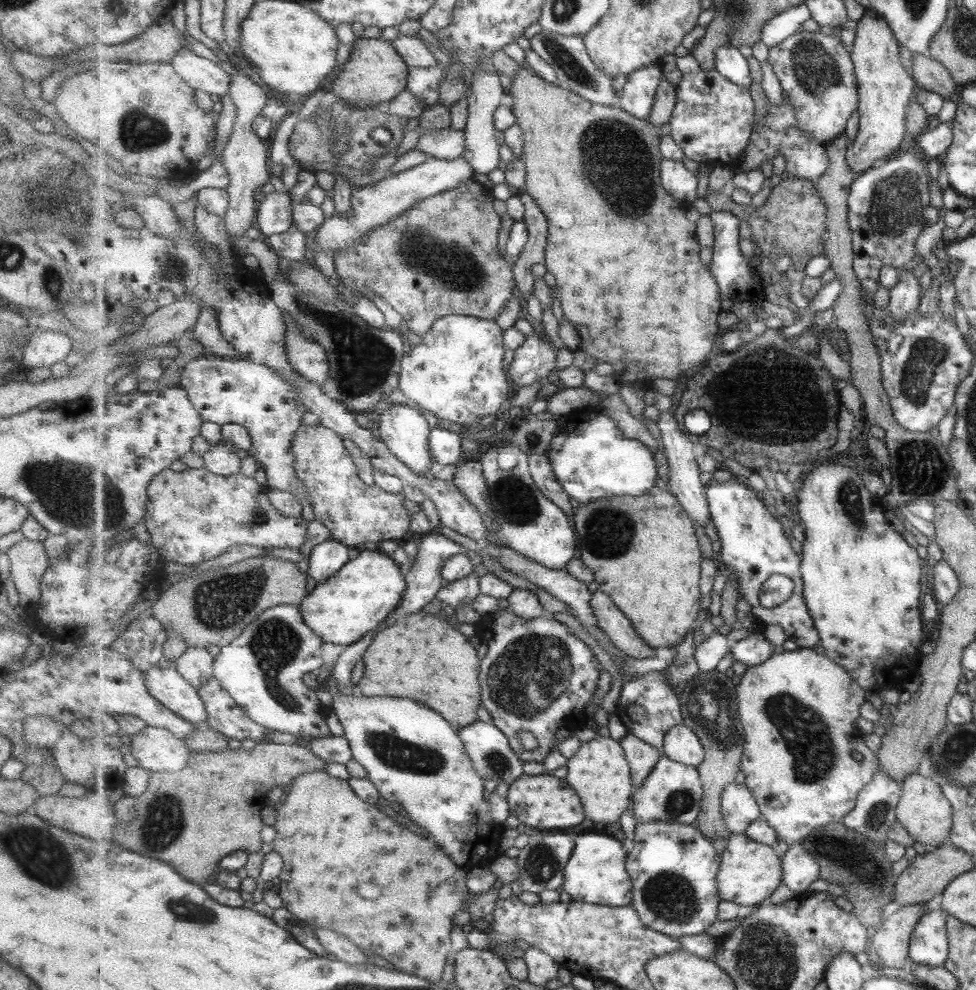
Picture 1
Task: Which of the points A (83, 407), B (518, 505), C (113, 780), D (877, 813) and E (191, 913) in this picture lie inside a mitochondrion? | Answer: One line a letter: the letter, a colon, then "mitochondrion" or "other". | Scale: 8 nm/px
A: other
B: mitochondrion
C: other
D: mitochondrion
E: mitochondrion

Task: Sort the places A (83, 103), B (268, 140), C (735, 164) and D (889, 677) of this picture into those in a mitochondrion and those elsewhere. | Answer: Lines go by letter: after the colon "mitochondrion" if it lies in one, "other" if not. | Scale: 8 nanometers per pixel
A: other
B: other
C: other
D: other

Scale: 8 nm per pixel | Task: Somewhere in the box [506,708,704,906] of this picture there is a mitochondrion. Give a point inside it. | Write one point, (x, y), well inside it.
(541, 863)

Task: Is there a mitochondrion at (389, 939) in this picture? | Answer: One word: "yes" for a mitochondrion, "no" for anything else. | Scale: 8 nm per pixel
no

